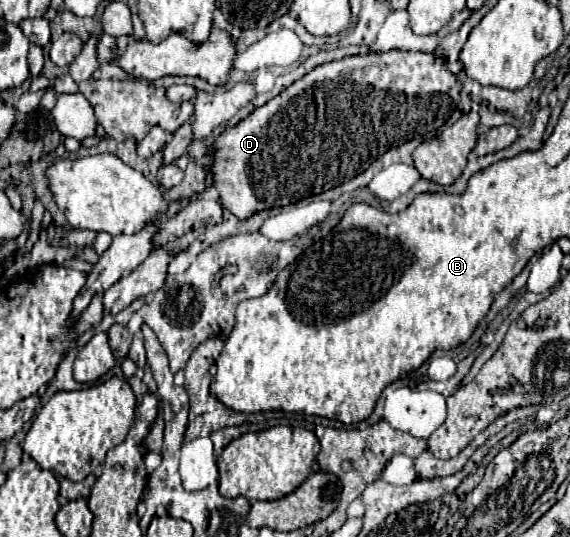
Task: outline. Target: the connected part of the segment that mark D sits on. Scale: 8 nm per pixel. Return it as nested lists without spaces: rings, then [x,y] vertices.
[[[390,50],[384,54],[348,56],[314,68],[310,74],[282,90],[264,106],[256,108],[240,124],[222,132],[214,142],[214,164],[208,170],[214,174],[214,188],[220,192],[222,206],[238,218],[248,218],[258,210],[292,204],[294,194],[296,200],[302,200],[306,196],[320,194],[322,190],[326,192],[334,186],[340,186],[342,182],[348,182],[370,166],[372,156],[376,160],[386,152],[386,136],[390,150],[400,146],[408,138],[420,138],[432,130],[438,130],[456,110],[458,100],[458,78],[446,70],[444,60],[434,52]]]

